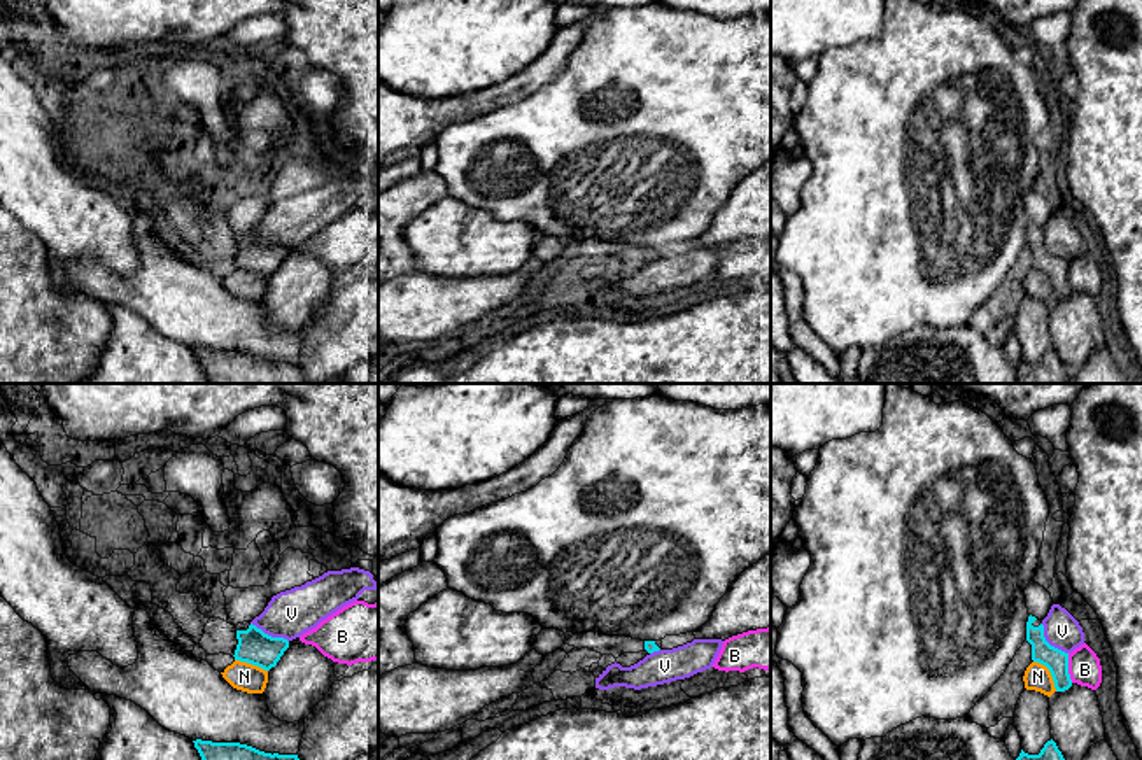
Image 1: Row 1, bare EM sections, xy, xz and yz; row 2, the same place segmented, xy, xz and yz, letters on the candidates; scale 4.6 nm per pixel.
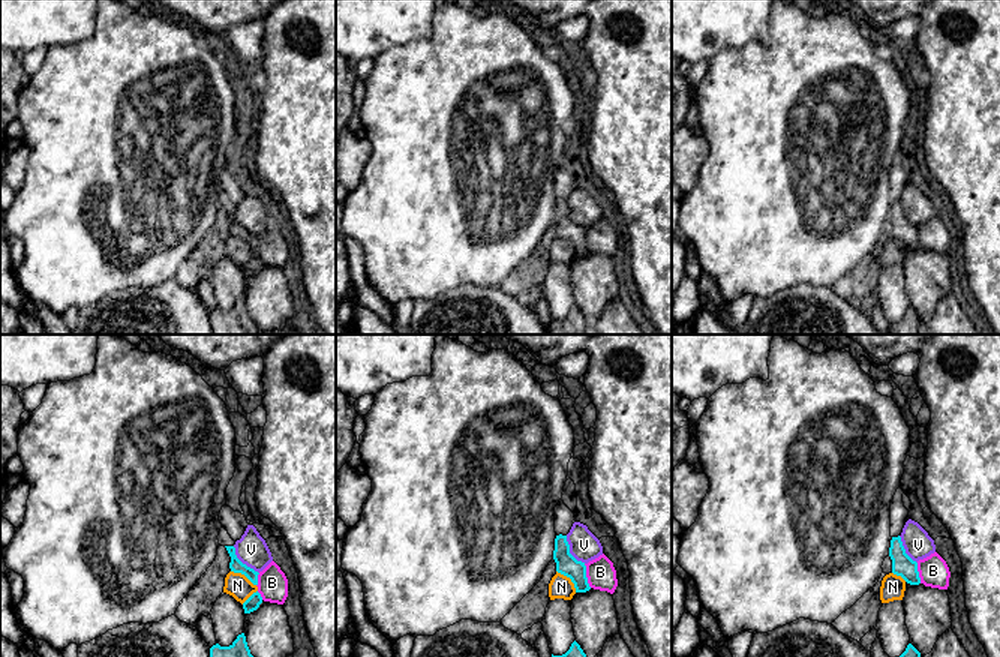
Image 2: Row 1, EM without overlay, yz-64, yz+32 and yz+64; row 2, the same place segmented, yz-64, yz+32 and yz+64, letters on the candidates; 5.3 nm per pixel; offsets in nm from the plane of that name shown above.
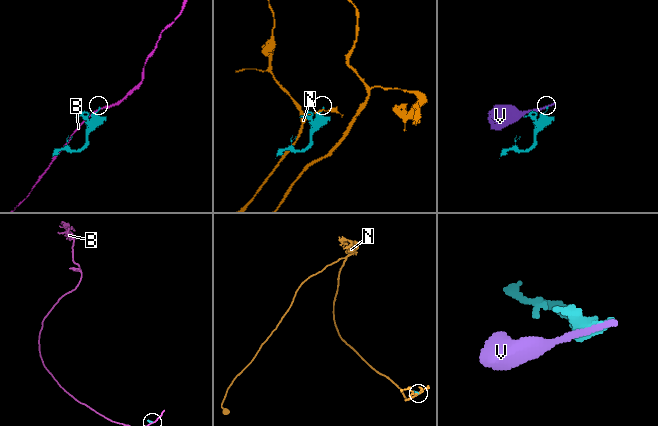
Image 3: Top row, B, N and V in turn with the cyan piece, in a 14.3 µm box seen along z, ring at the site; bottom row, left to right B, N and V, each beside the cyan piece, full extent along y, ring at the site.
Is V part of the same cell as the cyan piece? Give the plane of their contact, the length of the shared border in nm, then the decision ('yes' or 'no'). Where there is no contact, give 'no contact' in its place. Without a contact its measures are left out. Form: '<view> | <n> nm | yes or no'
yz | 190 nm | no

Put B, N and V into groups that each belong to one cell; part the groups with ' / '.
B / N / V

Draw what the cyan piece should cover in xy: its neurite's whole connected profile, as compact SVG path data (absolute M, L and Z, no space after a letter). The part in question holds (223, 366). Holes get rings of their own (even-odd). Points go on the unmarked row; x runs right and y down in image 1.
M193 350L210 384L303 384L298 362L271 362L240 350Z

